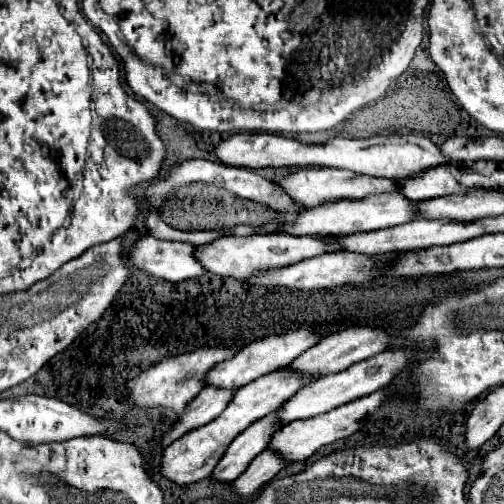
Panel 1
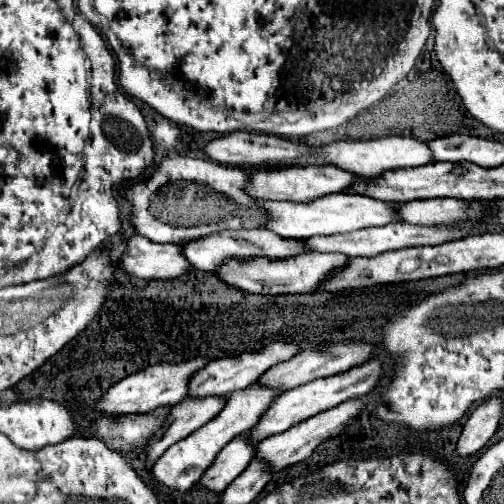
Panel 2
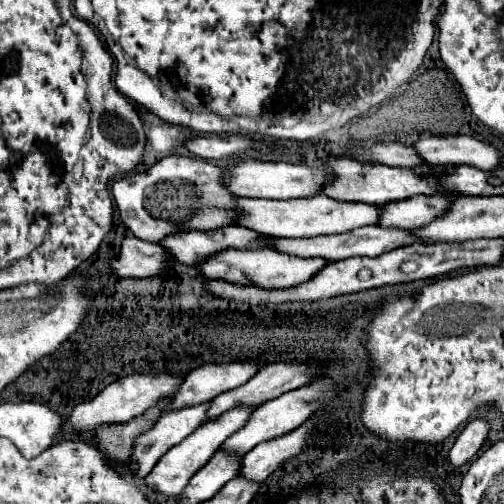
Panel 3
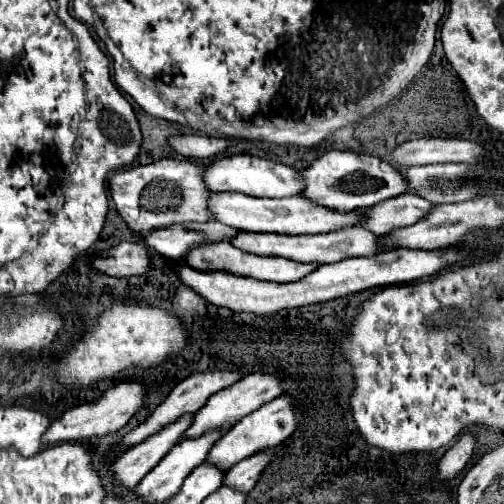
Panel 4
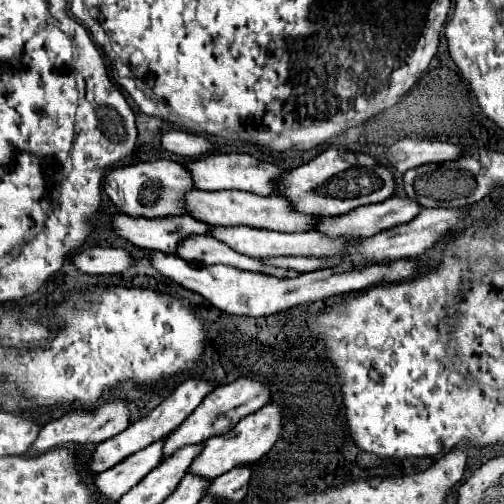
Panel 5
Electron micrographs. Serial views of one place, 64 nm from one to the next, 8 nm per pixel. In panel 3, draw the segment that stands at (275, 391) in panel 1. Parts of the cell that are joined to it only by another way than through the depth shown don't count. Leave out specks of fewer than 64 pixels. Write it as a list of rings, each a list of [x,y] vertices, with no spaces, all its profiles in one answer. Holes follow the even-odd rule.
[[[236,406],[236,408],[230,408],[228,412],[224,412],[224,416],[218,416],[216,420],[208,420],[204,422],[196,432],[192,432],[188,438],[184,438],[180,444],[176,444],[172,450],[168,450],[160,460],[158,464],[152,468],[152,472],[146,476],[146,484],[148,486],[154,486],[156,490],[160,490],[162,494],[168,494],[168,496],[178,496],[184,492],[186,484],[190,482],[190,478],[208,464],[208,460],[214,456],[214,452],[224,444],[224,440],[228,436],[232,436],[234,432],[238,432],[246,422],[248,418],[252,416],[252,410],[256,410],[256,406]]]

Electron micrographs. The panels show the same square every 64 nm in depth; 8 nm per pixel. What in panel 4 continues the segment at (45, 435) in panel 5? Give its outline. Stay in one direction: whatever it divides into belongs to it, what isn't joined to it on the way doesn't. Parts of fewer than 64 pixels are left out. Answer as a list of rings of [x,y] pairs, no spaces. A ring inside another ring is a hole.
[[[128,380],[128,382],[120,382],[108,390],[104,390],[102,396],[98,396],[94,402],[90,404],[80,404],[74,406],[72,410],[68,410],[62,418],[54,420],[52,426],[48,428],[48,432],[42,438],[42,444],[58,444],[58,442],[76,442],[88,436],[104,436],[110,432],[120,430],[122,426],[128,424],[128,420],[142,410],[146,404],[146,386],[136,382],[136,380]]]

